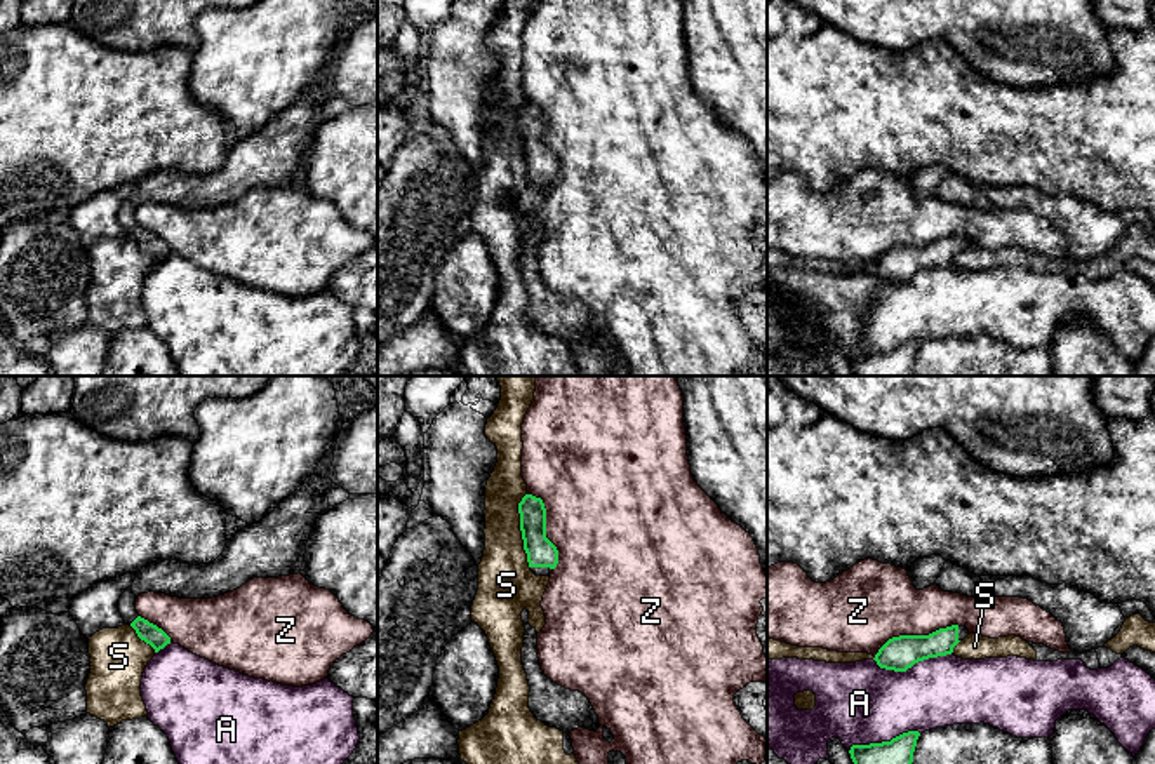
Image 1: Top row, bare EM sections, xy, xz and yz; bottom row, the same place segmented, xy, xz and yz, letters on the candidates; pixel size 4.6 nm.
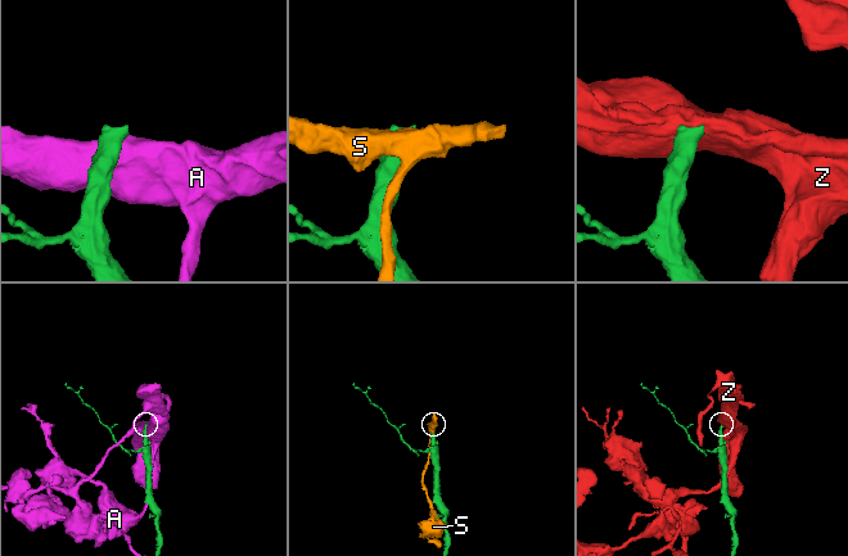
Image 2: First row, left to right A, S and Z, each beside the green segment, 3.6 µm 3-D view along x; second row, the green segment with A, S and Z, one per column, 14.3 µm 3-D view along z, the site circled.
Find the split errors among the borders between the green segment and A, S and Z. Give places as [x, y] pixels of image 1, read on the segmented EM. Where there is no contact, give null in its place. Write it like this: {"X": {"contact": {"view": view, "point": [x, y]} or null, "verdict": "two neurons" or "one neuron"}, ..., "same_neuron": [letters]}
{"A": {"contact": {"view": "yz", "point": [912, 665]}, "verdict": "two neurons"}, "S": {"contact": {"view": "xz", "point": [520, 529]}, "verdict": "two neurons"}, "Z": {"contact": {"view": "yz", "point": [915, 636]}, "verdict": "two neurons"}, "same_neuron": []}

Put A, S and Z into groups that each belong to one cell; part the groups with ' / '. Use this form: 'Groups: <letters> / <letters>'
Groups: A / S / Z

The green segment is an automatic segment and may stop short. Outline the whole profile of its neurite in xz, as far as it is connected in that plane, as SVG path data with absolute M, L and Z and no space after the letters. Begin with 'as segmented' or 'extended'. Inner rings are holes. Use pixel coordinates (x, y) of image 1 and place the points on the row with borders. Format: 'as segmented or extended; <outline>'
extended; M525 494L518 503L518 513L529 567L536 576L550 576L558 564L558 550L546 538L546 508L543 499Z

